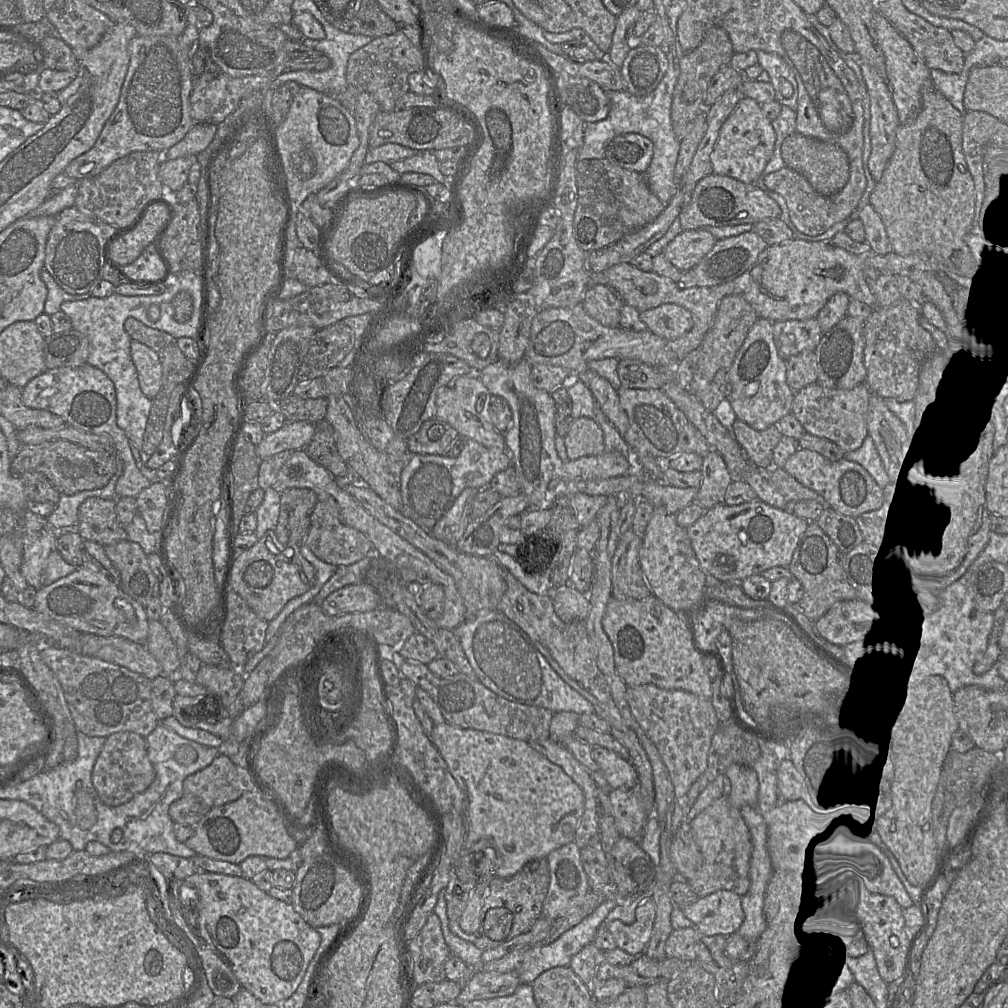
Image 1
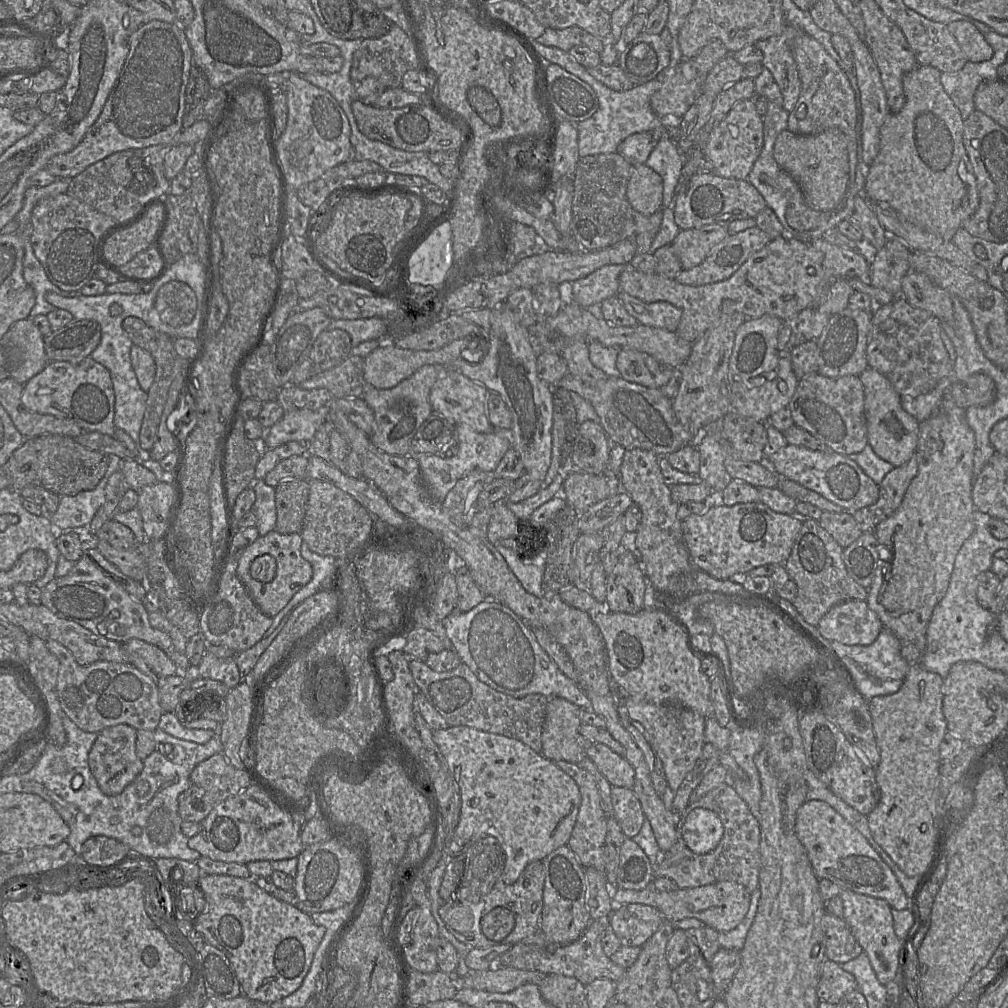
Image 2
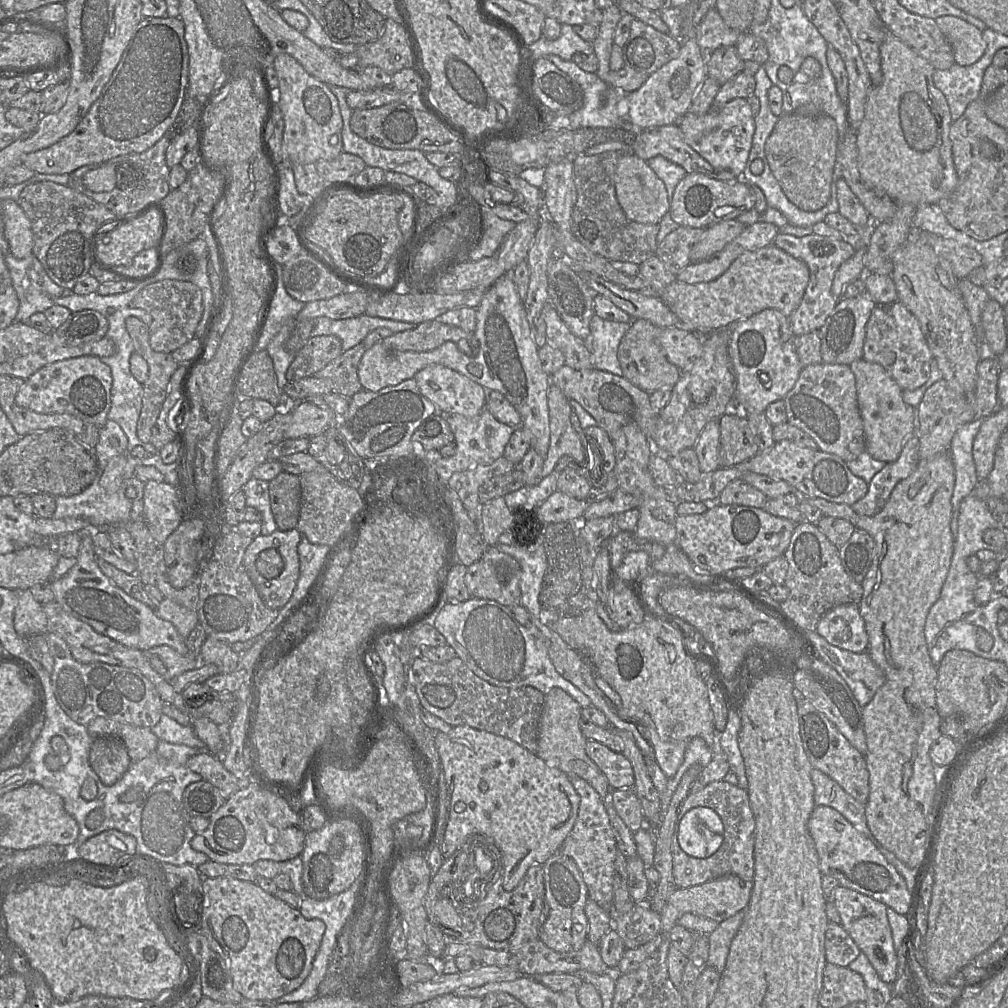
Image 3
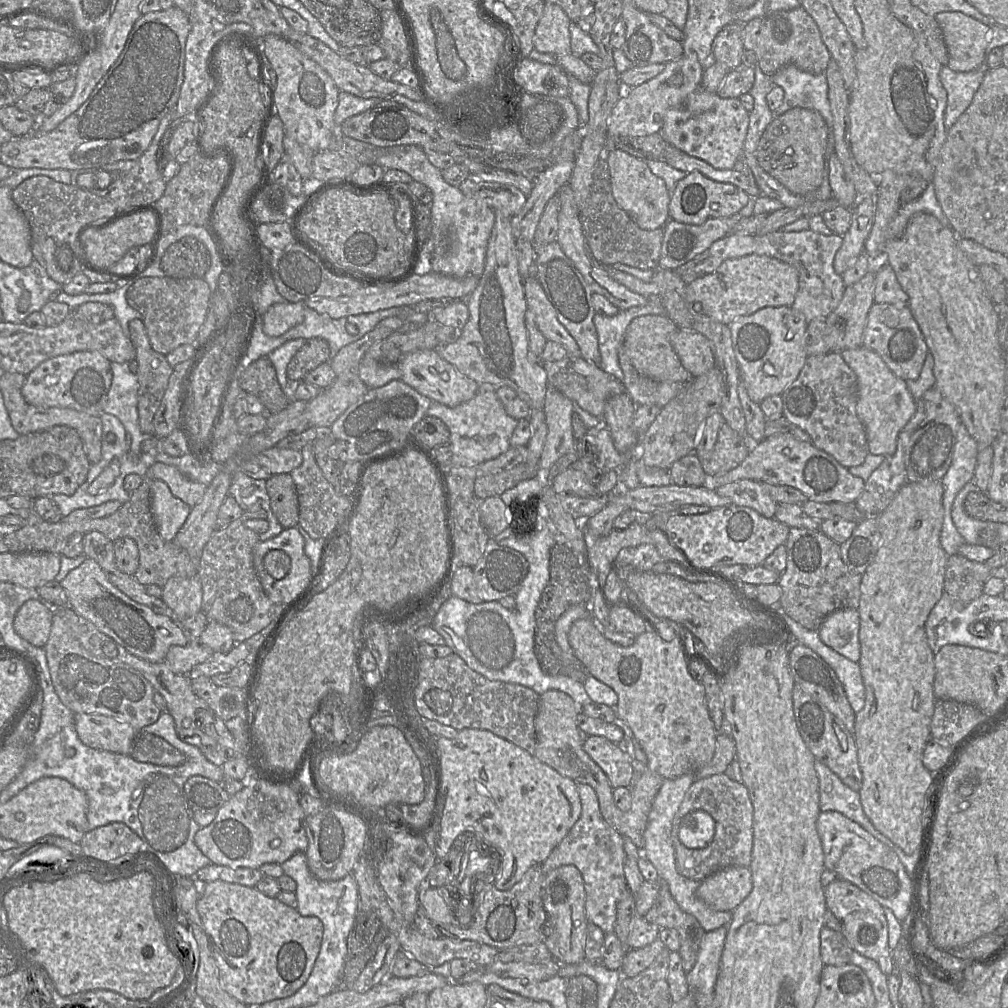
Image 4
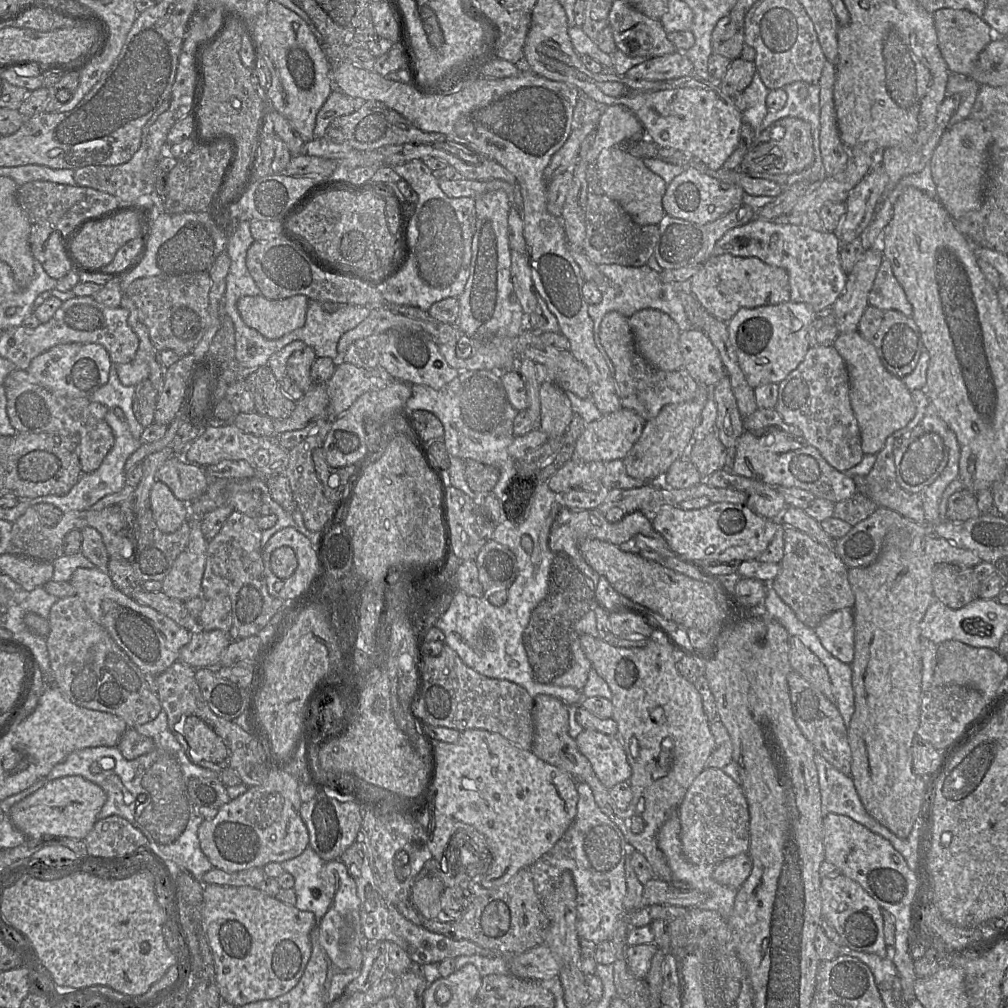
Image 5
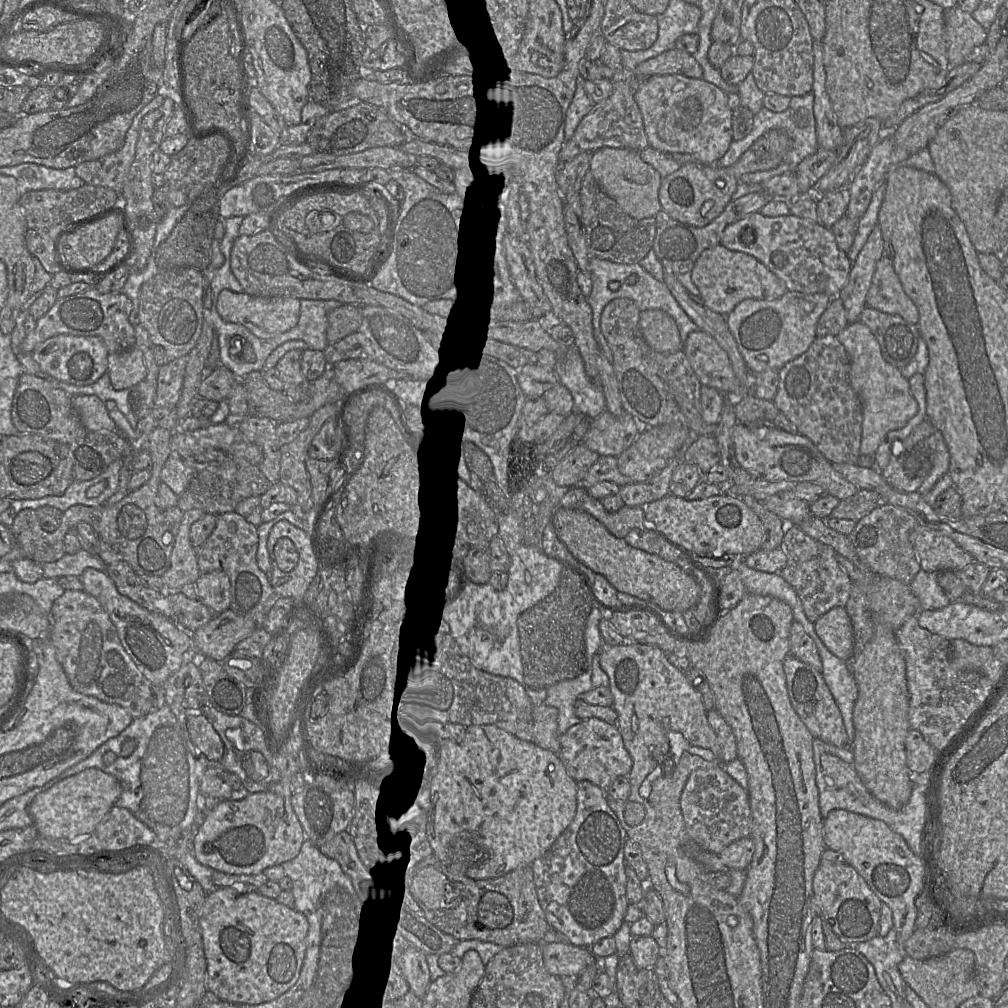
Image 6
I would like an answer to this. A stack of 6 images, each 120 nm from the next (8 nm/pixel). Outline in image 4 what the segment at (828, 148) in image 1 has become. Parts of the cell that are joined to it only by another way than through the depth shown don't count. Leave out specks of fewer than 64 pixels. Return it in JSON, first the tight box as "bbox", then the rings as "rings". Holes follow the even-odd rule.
{"bbox":[755,107,828,195],"rings":[[[794,107],[774,117],[763,132],[755,155],[759,165],[790,192],[805,195],[822,183],[827,138],[828,128],[818,111]]]}

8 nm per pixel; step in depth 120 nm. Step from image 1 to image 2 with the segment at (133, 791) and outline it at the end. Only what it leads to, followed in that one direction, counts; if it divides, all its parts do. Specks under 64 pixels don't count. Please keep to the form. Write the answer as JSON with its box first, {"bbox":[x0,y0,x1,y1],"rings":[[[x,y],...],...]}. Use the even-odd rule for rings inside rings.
{"bbox":[88,724,144,796],"rings":[[[126,724],[107,727],[98,733],[88,756],[89,767],[101,791],[115,796],[131,784],[143,770],[144,764],[136,754],[137,730]]]}

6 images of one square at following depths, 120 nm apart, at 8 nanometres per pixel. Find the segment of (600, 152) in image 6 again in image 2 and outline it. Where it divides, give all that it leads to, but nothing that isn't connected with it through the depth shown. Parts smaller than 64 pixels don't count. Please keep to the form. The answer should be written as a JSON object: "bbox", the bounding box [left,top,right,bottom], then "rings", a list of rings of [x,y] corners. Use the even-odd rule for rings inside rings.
{"bbox":[626,164,663,215],"rings":[[[646,164],[632,165],[626,197],[634,210],[651,215],[663,208],[663,180]]]}

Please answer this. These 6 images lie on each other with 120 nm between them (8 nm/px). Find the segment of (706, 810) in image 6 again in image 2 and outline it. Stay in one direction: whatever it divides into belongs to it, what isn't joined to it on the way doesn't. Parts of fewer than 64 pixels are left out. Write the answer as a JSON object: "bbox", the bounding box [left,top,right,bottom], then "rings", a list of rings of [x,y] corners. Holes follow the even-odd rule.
{"bbox":[654,782,760,893],"rings":[[[723,782],[706,793],[700,800],[689,803],[680,814],[680,818],[685,818],[695,808],[705,808],[718,815],[723,825],[721,841],[712,852],[691,855],[683,846],[682,825],[684,819],[681,819],[676,827],[676,843],[667,852],[664,852],[662,863],[654,870],[654,878],[659,876],[670,878],[679,889],[697,888],[720,881],[732,881],[743,885],[749,893],[754,892],[759,886],[760,828],[747,804],[738,796],[734,788]]]}

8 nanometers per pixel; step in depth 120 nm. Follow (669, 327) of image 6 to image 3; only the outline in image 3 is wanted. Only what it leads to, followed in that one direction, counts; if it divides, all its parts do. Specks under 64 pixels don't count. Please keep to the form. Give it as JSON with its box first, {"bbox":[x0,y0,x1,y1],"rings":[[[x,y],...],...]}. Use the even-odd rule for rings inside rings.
{"bbox":[618,319,682,393],"rings":[[[634,319],[633,321],[633,325],[623,336],[618,347],[618,360],[623,377],[648,393],[673,387],[679,380],[682,371],[668,360],[664,350],[657,342],[660,327],[645,319]]]}

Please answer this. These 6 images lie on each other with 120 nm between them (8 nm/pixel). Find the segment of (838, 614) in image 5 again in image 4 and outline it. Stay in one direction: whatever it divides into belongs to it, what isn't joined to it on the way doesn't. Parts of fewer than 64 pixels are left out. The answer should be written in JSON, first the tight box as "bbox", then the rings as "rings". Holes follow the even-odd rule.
{"bbox":[818,609,860,659],"rings":[[[841,609],[828,615],[818,631],[824,644],[847,659],[860,659],[859,613],[857,609]]]}

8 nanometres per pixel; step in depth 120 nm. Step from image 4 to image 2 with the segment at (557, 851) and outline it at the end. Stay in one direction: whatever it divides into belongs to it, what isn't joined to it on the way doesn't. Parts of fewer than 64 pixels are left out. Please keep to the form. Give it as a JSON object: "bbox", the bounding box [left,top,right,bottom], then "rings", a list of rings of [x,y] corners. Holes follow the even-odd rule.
{"bbox":[553,760,607,872],"rings":[[[563,760],[553,762],[576,782],[581,794],[581,804],[577,819],[567,845],[584,868],[593,867],[601,872],[605,872],[604,843],[607,835],[607,816],[601,806],[596,782],[593,776],[578,764]]]}

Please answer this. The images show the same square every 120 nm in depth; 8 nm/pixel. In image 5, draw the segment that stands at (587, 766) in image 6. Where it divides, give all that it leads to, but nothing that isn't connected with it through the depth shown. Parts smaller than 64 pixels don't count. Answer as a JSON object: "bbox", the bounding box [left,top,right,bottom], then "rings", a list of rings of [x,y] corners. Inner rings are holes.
{"bbox":[575,729,632,790],"rings":[[[584,729],[575,738],[575,742],[605,788],[610,790],[620,782],[628,782],[632,770],[618,734],[610,736],[596,730]]]}

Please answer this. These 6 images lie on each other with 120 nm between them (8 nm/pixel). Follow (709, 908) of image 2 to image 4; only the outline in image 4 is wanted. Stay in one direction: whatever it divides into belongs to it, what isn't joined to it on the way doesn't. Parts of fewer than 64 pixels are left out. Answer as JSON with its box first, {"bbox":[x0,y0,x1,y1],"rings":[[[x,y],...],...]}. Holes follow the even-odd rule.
{"bbox":[696,867,753,912],"rings":[[[748,867],[720,869],[702,880],[696,896],[715,911],[732,912],[749,895],[753,887]]]}

